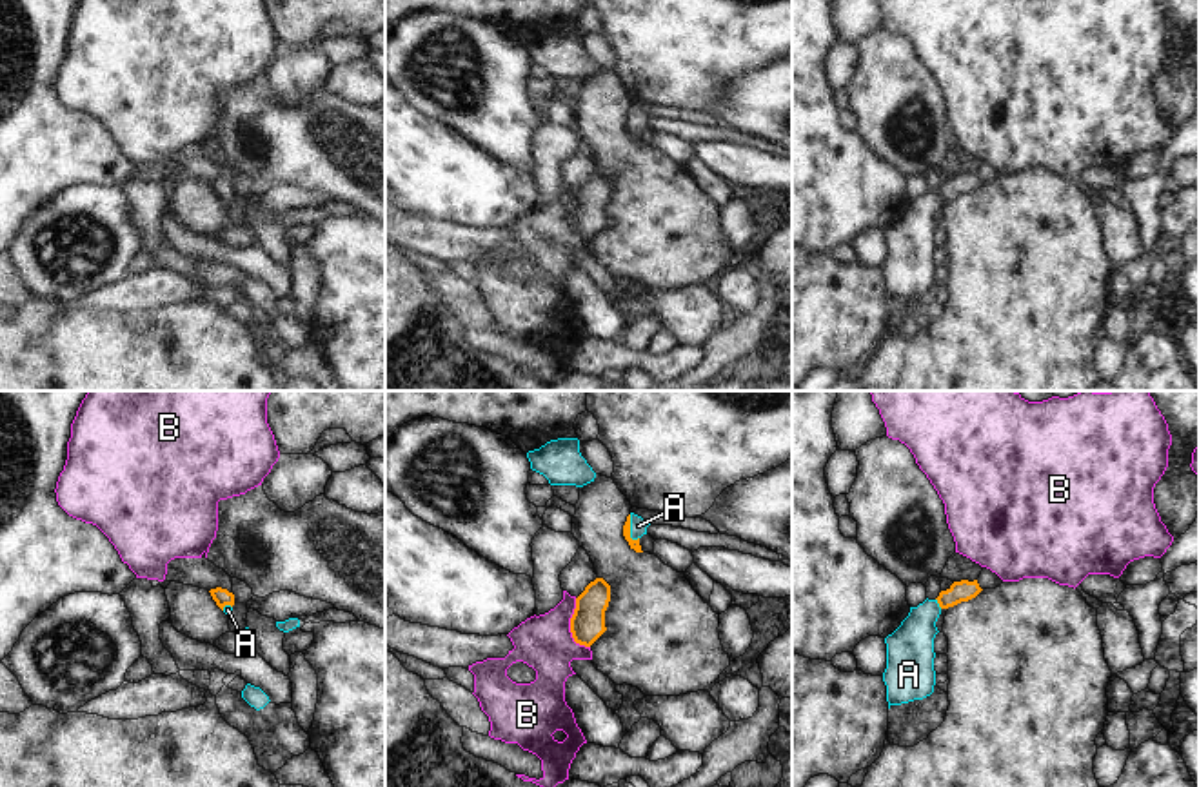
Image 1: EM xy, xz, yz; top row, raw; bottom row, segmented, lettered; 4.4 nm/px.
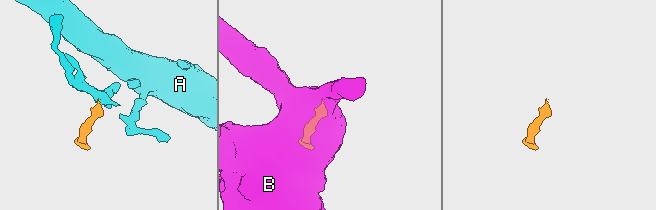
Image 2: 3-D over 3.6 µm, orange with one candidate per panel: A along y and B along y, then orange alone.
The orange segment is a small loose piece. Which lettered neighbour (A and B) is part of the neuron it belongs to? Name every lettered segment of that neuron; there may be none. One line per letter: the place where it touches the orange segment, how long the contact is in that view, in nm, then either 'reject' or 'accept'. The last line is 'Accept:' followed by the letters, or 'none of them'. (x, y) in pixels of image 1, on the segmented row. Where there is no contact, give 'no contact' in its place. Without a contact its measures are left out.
A: xz (629, 529) | 120 nm | accept
B: xz (571, 627) | 240 nm | reject
Accept: A

